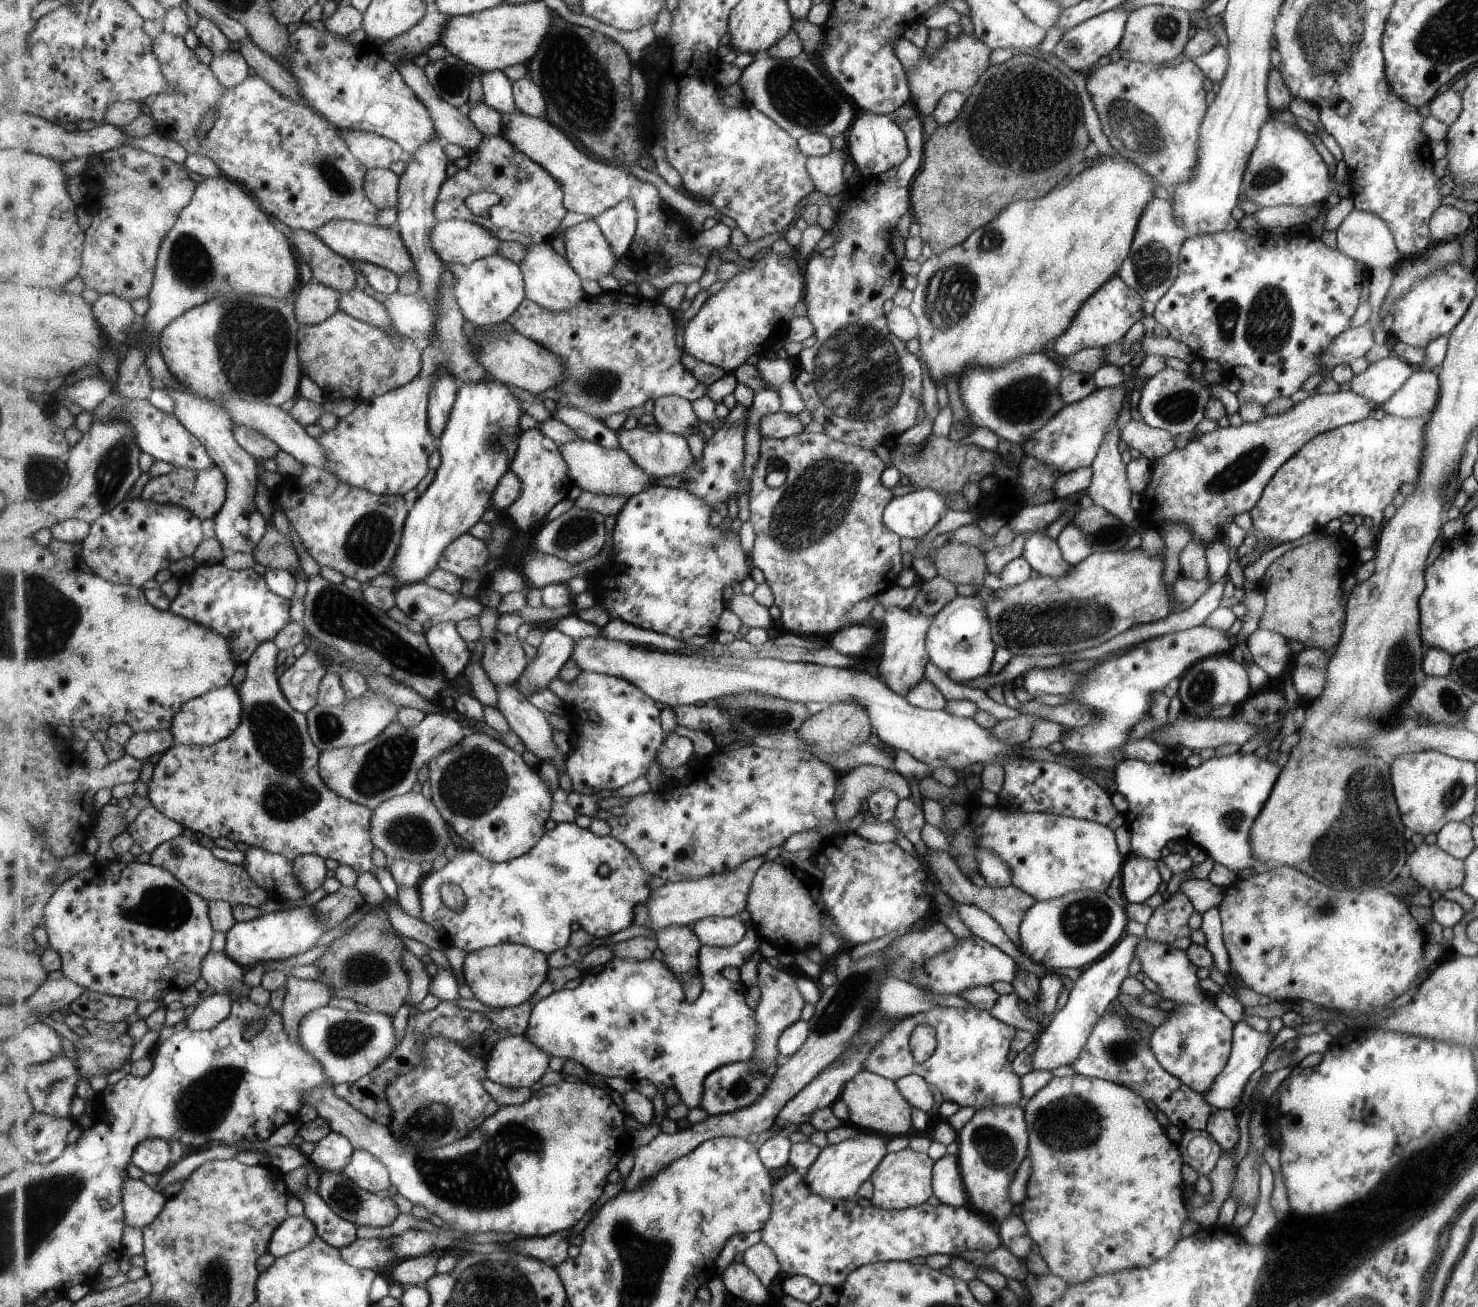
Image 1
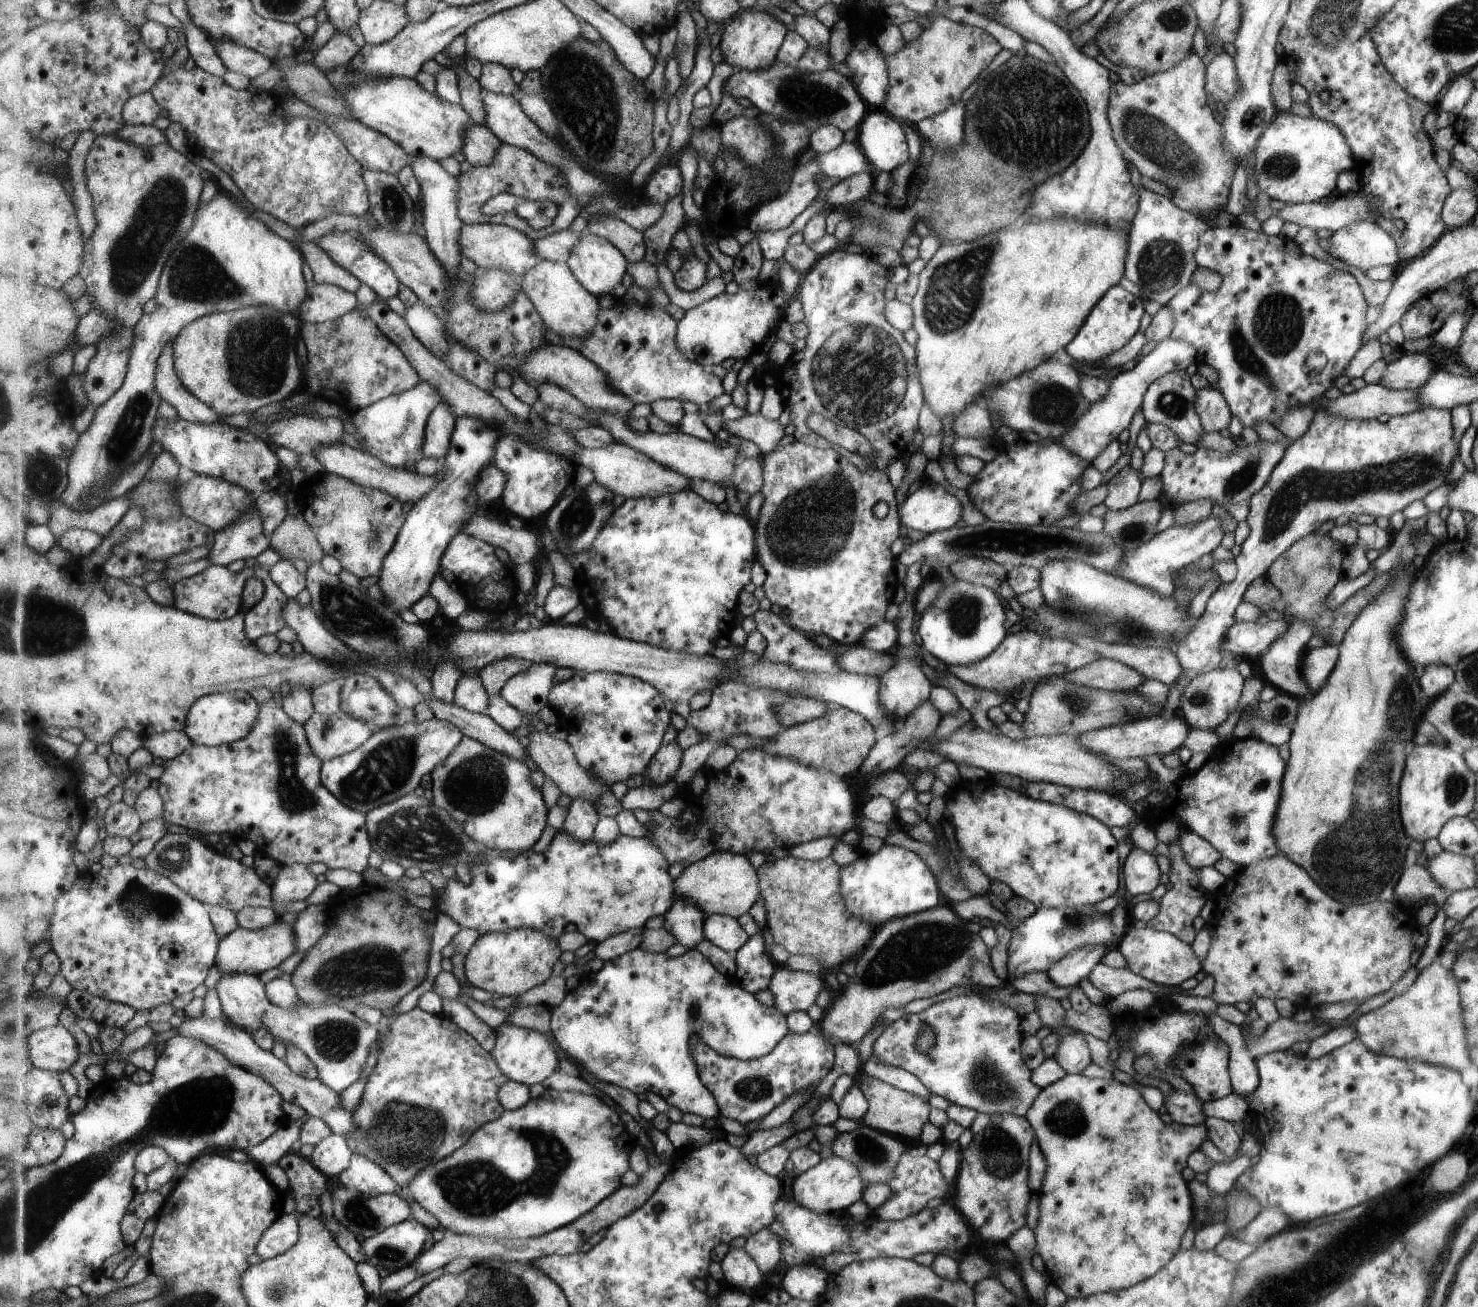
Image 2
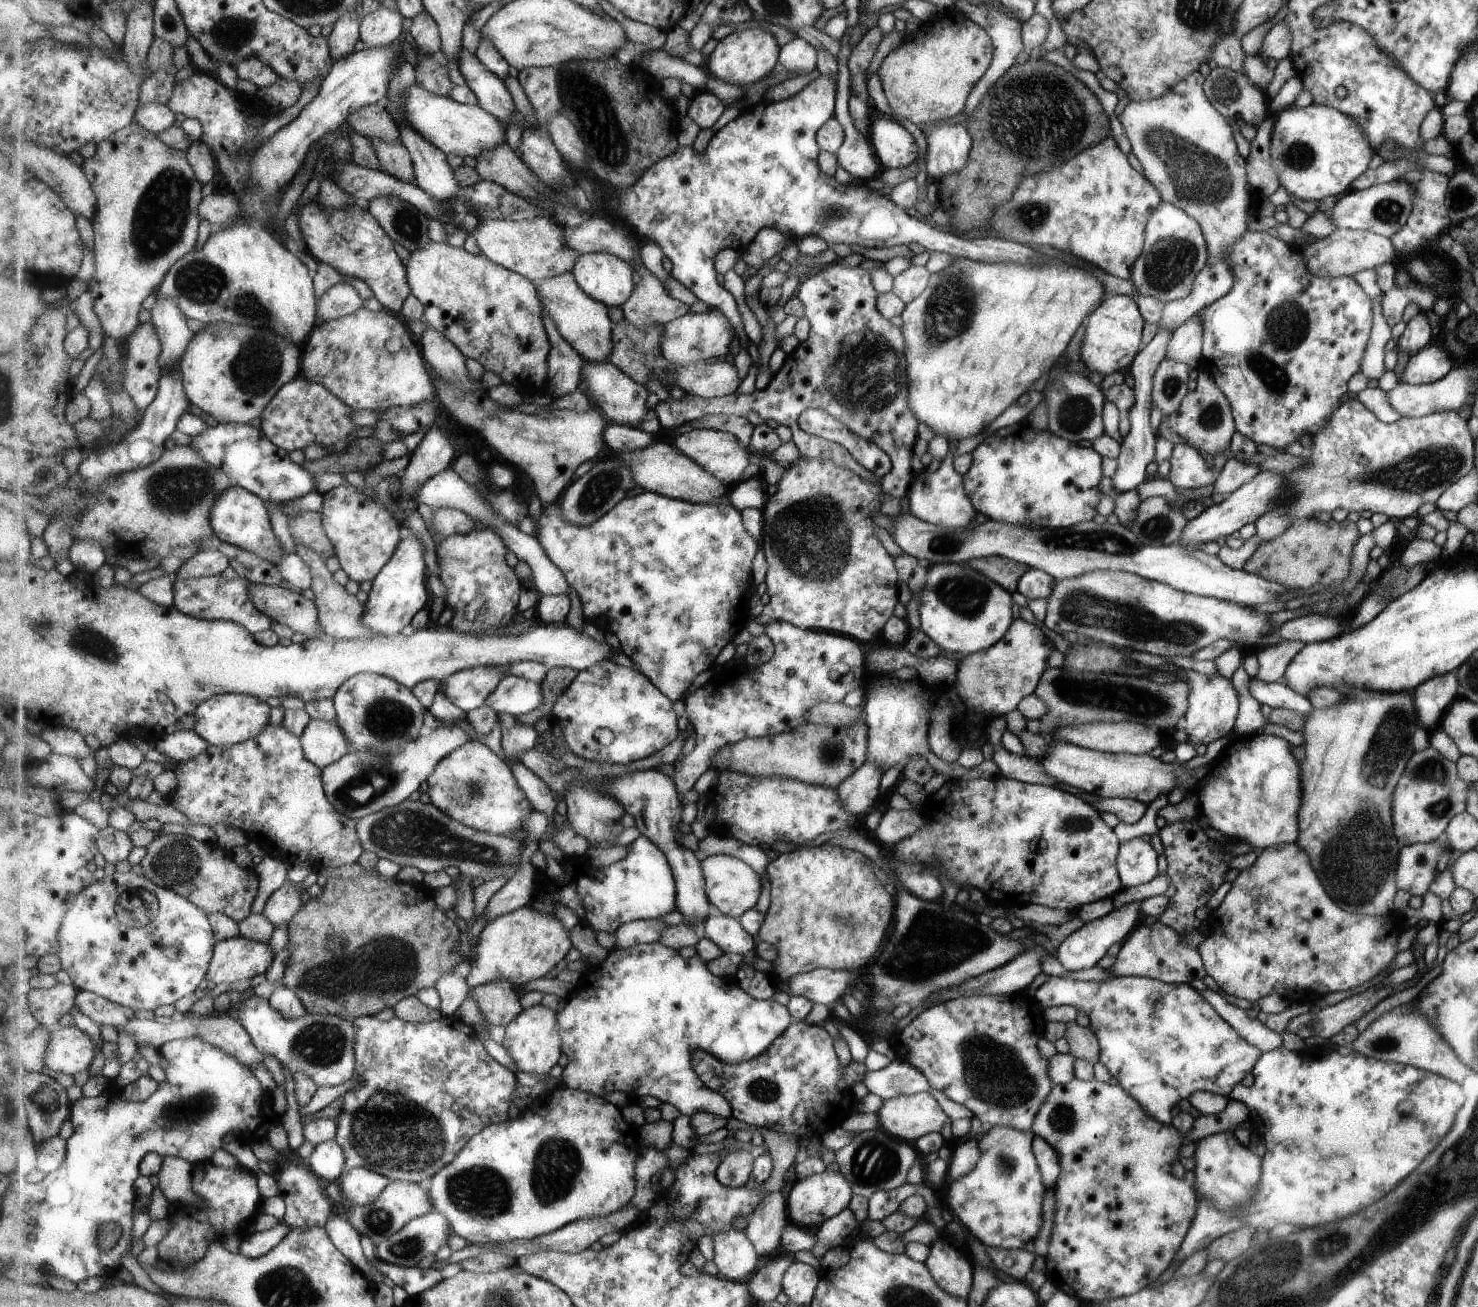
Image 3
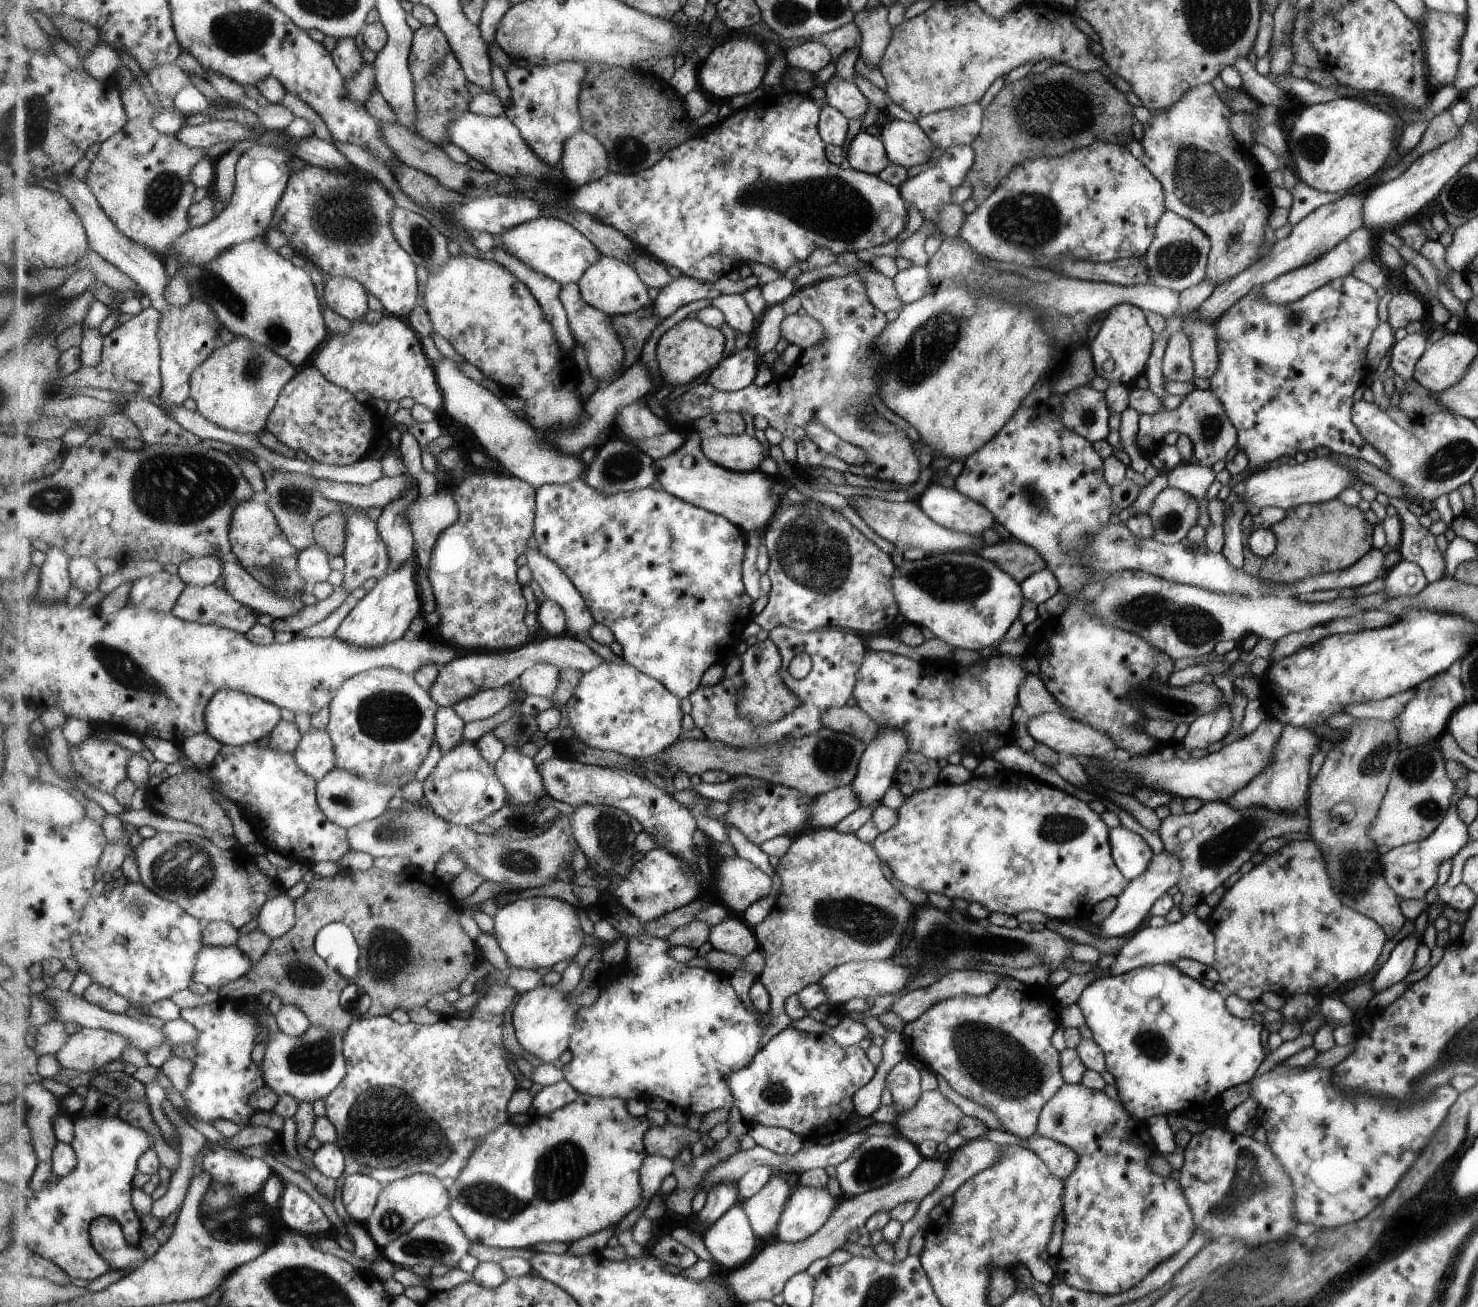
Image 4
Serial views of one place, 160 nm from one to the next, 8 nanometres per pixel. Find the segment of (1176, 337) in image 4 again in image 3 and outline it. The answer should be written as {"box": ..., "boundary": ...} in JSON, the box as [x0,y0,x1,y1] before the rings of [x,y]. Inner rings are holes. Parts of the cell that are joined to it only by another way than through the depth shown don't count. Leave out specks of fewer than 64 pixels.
{"box":[1151,357,1191,416],"boundary":[[[1163,357],[1157,365],[1152,378],[1151,402],[1167,416],[1177,408],[1187,391],[1187,378],[1191,368],[1189,365]]]}

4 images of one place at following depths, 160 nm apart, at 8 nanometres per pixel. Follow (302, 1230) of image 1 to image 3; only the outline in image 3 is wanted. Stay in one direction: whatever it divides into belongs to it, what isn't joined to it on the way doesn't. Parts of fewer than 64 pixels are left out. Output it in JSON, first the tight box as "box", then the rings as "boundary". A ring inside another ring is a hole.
{"box":[239,1220,293,1258],"boundary":[[[281,1220],[277,1226],[269,1230],[248,1236],[245,1235],[241,1238],[242,1242],[241,1246],[239,1246],[239,1252],[251,1258],[263,1256],[271,1252],[271,1249],[276,1247],[291,1230],[293,1230],[292,1226]]]}

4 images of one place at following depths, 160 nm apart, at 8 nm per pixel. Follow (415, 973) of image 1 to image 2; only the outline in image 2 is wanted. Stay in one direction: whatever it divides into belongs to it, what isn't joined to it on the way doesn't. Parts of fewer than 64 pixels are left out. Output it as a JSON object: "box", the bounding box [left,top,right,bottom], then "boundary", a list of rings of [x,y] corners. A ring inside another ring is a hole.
{"box":[348,1005,511,1188],"boundary":[[[419,1005],[412,1008],[406,1013],[397,1015],[388,1026],[388,1031],[382,1038],[382,1045],[380,1046],[378,1064],[374,1068],[374,1073],[368,1078],[365,1084],[362,1097],[355,1106],[354,1119],[358,1125],[358,1129],[354,1132],[352,1137],[348,1138],[349,1146],[354,1154],[359,1154],[374,1160],[379,1166],[382,1166],[394,1179],[395,1182],[403,1187],[408,1188],[410,1182],[430,1164],[438,1163],[440,1160],[446,1159],[451,1156],[461,1146],[466,1145],[471,1135],[485,1126],[488,1122],[501,1118],[501,1115],[506,1111],[503,1103],[500,1101],[499,1095],[503,1086],[511,1081],[510,1078],[503,1072],[498,1060],[495,1060],[492,1052],[487,1052],[481,1043],[466,1030],[463,1030],[451,1017],[441,1015],[434,1015],[425,1012]],[[397,1104],[409,1104],[411,1108],[391,1108]]]}

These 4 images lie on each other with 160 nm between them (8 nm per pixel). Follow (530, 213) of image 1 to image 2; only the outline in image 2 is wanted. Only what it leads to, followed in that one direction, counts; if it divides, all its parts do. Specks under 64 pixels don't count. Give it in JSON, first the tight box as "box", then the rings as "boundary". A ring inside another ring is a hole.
{"box":[458,143,583,240],"boundary":[[[503,143],[498,150],[495,160],[490,165],[473,167],[468,173],[460,173],[458,213],[464,223],[499,223],[524,232],[531,240],[542,239],[563,229],[568,229],[577,216],[582,215],[583,207],[579,199],[570,191],[570,182],[566,174],[554,164],[544,161],[534,152],[515,145]],[[501,193],[511,193],[518,197],[531,200],[549,199],[559,205],[559,212],[553,224],[547,228],[534,229],[527,219],[522,219],[513,210],[510,213],[488,215],[483,212],[483,205],[494,196]]]}

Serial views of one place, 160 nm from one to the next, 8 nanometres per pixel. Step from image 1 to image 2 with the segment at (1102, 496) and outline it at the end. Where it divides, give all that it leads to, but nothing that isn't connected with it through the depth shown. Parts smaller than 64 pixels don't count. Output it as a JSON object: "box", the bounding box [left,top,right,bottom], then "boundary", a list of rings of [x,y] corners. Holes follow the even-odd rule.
{"box":[1102,466,1141,511],"boundary":[[[1129,466],[1123,467],[1106,484],[1106,495],[1102,500],[1107,510],[1122,511],[1137,502],[1141,478]]]}

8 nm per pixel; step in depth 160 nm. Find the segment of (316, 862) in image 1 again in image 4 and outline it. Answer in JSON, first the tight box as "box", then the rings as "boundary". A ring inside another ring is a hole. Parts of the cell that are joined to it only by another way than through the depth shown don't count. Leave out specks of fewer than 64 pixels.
{"box":[259,892,296,938],"boundary":[[[284,892],[267,902],[259,913],[259,926],[271,938],[283,936],[296,921],[295,900],[285,896]]]}

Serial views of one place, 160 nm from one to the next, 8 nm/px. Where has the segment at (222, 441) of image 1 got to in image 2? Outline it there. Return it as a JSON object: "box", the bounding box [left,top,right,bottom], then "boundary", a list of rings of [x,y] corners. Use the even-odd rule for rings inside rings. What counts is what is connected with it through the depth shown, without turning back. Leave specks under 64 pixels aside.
{"box":[156,342,271,566],"boundary":[[[173,342],[167,343],[158,358],[156,389],[163,401],[172,404],[181,418],[192,423],[217,423],[221,415],[207,403],[199,400],[179,378],[176,369]],[[252,507],[241,519],[218,533],[208,558],[211,565],[229,566],[235,560],[256,559],[271,547],[270,538],[264,533],[260,512]]]}

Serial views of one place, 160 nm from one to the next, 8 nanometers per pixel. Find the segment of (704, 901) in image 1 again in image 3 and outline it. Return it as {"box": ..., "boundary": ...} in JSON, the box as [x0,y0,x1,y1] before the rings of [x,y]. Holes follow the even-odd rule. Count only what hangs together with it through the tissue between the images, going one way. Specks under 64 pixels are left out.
{"box":[702,855,764,919],"boundary":[[[709,855],[702,862],[706,874],[706,891],[709,900],[719,908],[720,913],[740,919],[750,908],[756,906],[762,893],[764,882],[747,861],[731,855]]]}

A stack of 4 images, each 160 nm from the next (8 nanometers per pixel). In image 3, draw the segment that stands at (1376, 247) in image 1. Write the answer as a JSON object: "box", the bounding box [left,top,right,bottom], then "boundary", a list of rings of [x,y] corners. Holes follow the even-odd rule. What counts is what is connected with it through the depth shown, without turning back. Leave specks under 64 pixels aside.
{"box":[1301,229,1395,277],"boundary":[[[1333,229],[1325,238],[1309,243],[1301,248],[1302,261],[1310,275],[1318,277],[1353,276],[1363,269],[1374,269],[1395,256],[1395,248],[1390,238],[1361,229]]]}

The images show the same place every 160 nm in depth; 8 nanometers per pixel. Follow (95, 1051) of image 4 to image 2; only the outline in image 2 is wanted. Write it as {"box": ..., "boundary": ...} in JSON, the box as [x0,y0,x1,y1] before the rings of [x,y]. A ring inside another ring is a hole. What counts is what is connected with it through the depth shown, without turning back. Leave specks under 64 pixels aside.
{"box":[28,1025,79,1072],"boundary":[[[53,1025],[34,1032],[28,1038],[31,1058],[35,1067],[58,1072],[67,1072],[79,1060],[79,1044],[73,1032],[63,1025]]]}

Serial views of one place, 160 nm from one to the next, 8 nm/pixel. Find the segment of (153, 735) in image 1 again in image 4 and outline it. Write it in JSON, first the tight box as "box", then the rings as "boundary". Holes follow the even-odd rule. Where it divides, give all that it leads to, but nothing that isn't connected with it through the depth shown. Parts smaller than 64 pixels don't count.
{"box":[181,731,223,768],"boundary":[[[207,731],[187,738],[181,747],[191,764],[197,768],[209,768],[219,752],[222,751],[223,743],[220,743]]]}

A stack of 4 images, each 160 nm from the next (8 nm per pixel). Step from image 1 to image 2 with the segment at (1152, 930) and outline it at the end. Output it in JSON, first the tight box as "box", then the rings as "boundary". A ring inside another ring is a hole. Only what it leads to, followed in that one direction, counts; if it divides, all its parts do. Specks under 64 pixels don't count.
{"box":[1146,836,1210,945],"boundary":[[[1178,836],[1167,845],[1170,862],[1167,876],[1172,886],[1157,900],[1159,912],[1146,922],[1146,926],[1159,931],[1170,932],[1173,936],[1179,937],[1179,940],[1189,945],[1196,935],[1191,925],[1193,918],[1198,915],[1199,909],[1210,894],[1199,885],[1196,869],[1185,862],[1180,842],[1177,838]]]}

